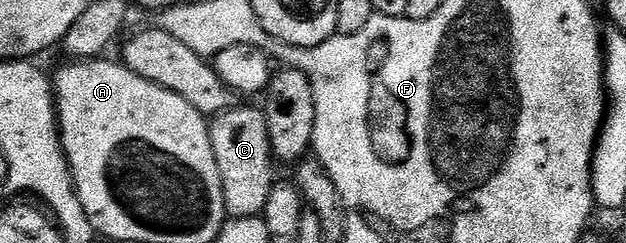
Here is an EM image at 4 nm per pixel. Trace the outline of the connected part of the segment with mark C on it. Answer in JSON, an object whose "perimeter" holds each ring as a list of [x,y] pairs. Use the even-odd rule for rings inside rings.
{"perimeter":[[[256,107],[235,111],[215,116],[211,120],[208,129],[210,145],[214,149],[214,161],[218,161],[227,218],[255,219],[263,216],[266,201],[270,201],[270,193],[274,186],[274,152],[270,145],[268,116],[261,108],[259,111]]]}

